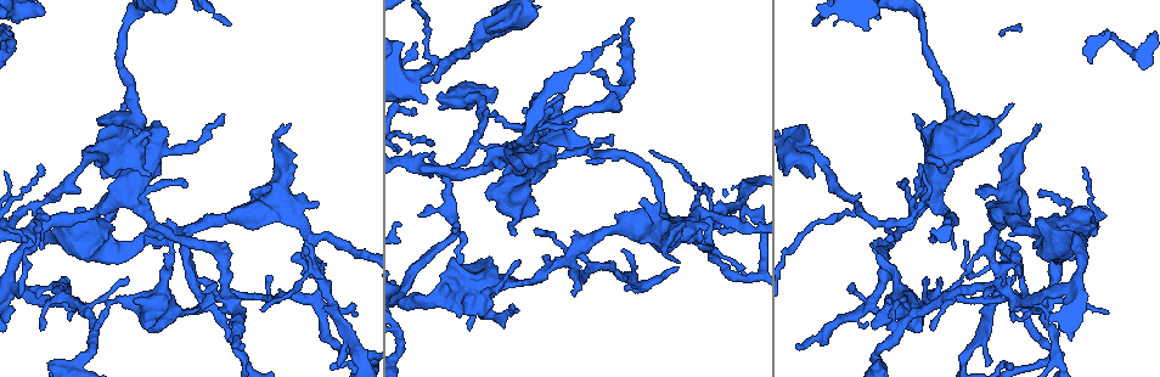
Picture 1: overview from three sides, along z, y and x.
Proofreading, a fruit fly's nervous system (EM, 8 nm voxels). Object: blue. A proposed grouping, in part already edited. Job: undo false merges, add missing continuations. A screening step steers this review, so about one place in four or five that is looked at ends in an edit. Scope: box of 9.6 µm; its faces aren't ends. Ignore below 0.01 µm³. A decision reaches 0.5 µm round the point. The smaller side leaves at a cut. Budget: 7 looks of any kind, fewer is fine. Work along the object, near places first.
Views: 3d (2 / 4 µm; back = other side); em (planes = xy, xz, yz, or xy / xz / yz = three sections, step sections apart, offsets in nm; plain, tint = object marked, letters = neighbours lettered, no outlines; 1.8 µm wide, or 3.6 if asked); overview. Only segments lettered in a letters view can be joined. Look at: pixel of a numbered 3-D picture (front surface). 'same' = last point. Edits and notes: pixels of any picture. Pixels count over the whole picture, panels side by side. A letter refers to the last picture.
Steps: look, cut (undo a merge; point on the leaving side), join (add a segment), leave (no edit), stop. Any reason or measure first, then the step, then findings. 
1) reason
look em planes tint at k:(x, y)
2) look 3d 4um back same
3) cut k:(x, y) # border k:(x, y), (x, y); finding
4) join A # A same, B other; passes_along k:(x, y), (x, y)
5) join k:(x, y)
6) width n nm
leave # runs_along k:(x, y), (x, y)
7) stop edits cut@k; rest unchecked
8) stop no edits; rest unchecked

tapers out
look em planes letters at 1:(261, 310)

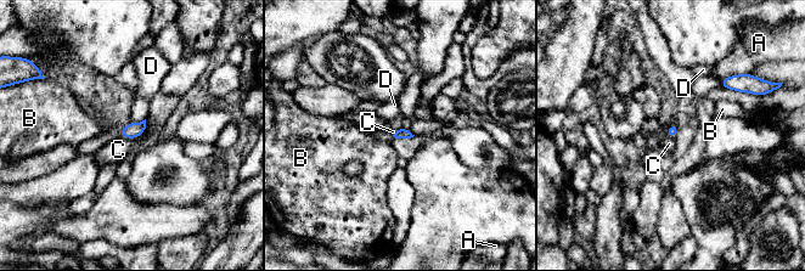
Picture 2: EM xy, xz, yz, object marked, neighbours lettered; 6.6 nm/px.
leave # A other, B other, C other, D other; border 2:(120, 135), (131, 139); no lettered segment goes on from it

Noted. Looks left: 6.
look em planes tint at 1:(36, 205)

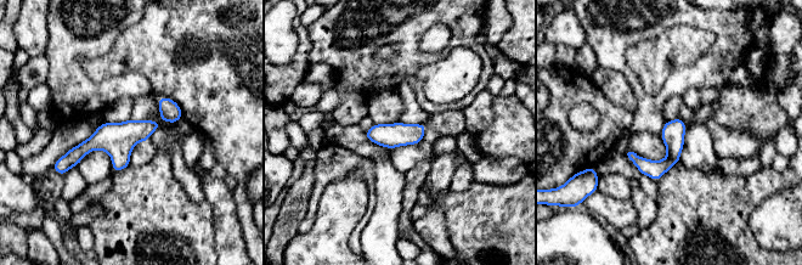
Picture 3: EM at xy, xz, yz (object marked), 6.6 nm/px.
look em planes letters same

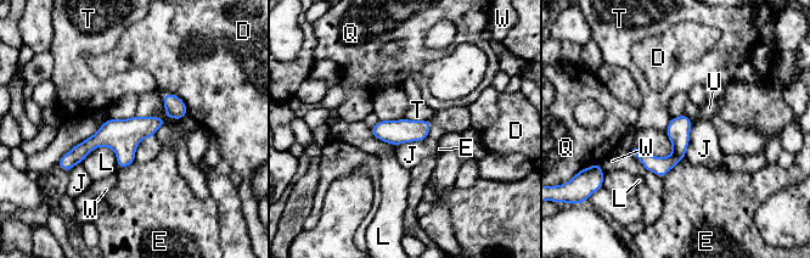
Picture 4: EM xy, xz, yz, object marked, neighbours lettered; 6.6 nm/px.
leave # D other, E other, J other, L other, Q other, T other, U other, W other; all the same neuron

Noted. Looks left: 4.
three arms meet
look em planes plain at 1:(94, 327)

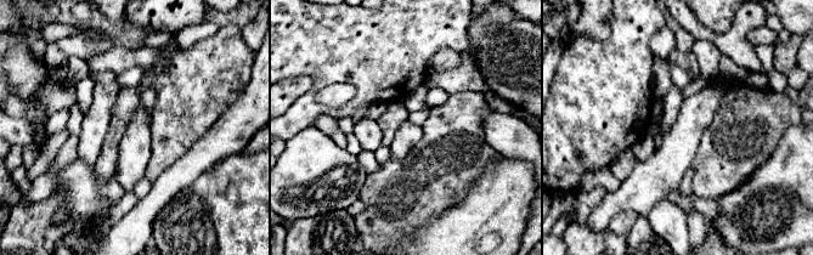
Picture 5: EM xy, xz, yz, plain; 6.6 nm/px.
what lies round it
look em planes letters same

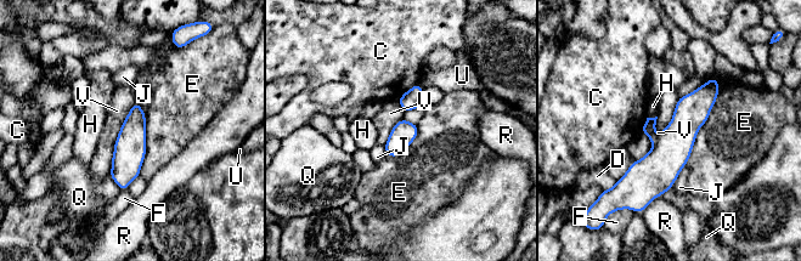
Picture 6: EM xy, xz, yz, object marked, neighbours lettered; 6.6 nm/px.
width 160 nm
leave # C other, D other, E other, F other, H other, J other, Q other, R other, U other, V other; runs_along 6:(714, 81), (650, 177), (648, 194); all the same neuron

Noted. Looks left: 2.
stop no edits; rest unchecked

